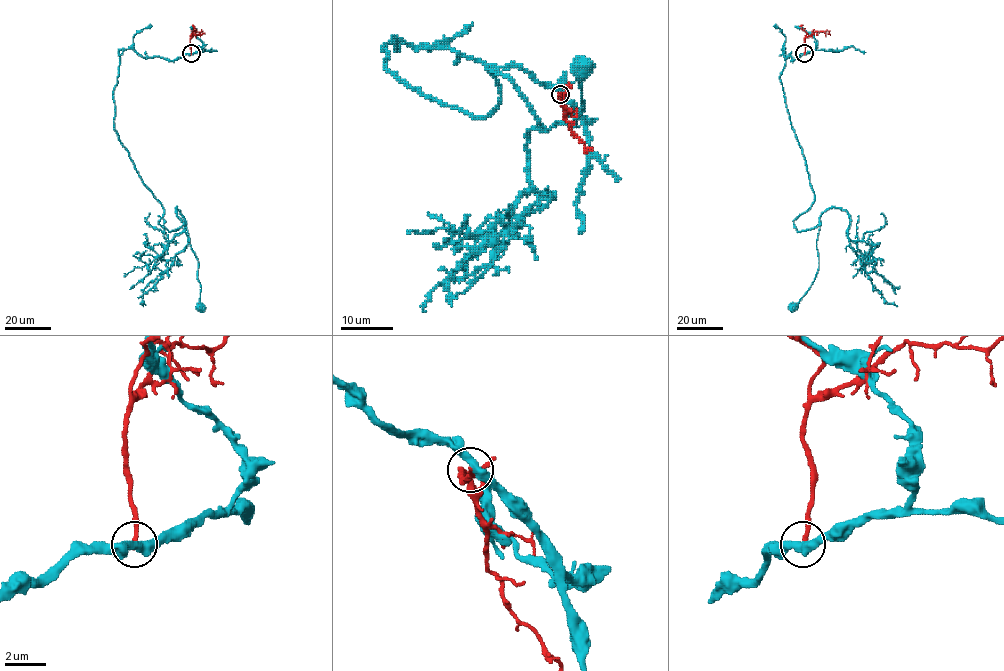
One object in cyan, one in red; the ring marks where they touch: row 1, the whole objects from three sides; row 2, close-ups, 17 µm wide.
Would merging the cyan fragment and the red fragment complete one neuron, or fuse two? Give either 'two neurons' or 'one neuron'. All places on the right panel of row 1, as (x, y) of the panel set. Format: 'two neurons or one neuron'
two neurons

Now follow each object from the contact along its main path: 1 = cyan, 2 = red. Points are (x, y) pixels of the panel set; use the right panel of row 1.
1: (804, 54), (791, 60), (784, 48), (780, 79), (814, 195), (793, 223), (820, 225), (818, 270), (794, 307)
2: (804, 54), (804, 39), (814, 32), (827, 30), (828, 34)

